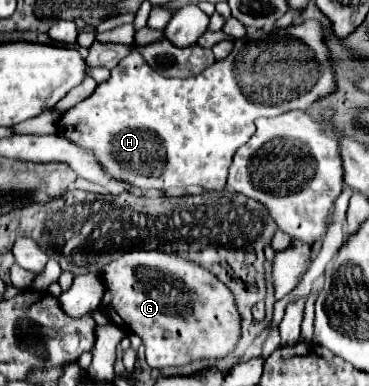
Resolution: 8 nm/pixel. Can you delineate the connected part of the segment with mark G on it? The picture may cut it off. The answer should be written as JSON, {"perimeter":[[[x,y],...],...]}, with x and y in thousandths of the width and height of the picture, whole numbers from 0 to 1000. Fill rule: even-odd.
{"perimeter":[[[358,648],[320,674],[276,694],[276,731],[287,762],[276,772],[271,803],[325,850],[341,850],[374,865],[396,896],[396,938],[412,953],[450,948],[504,948],[531,933],[596,933],[629,917],[650,881],[650,834],[656,819],[640,798],[634,762],[623,746],[607,746],[569,699],[499,674],[482,658],[444,648]]]}

